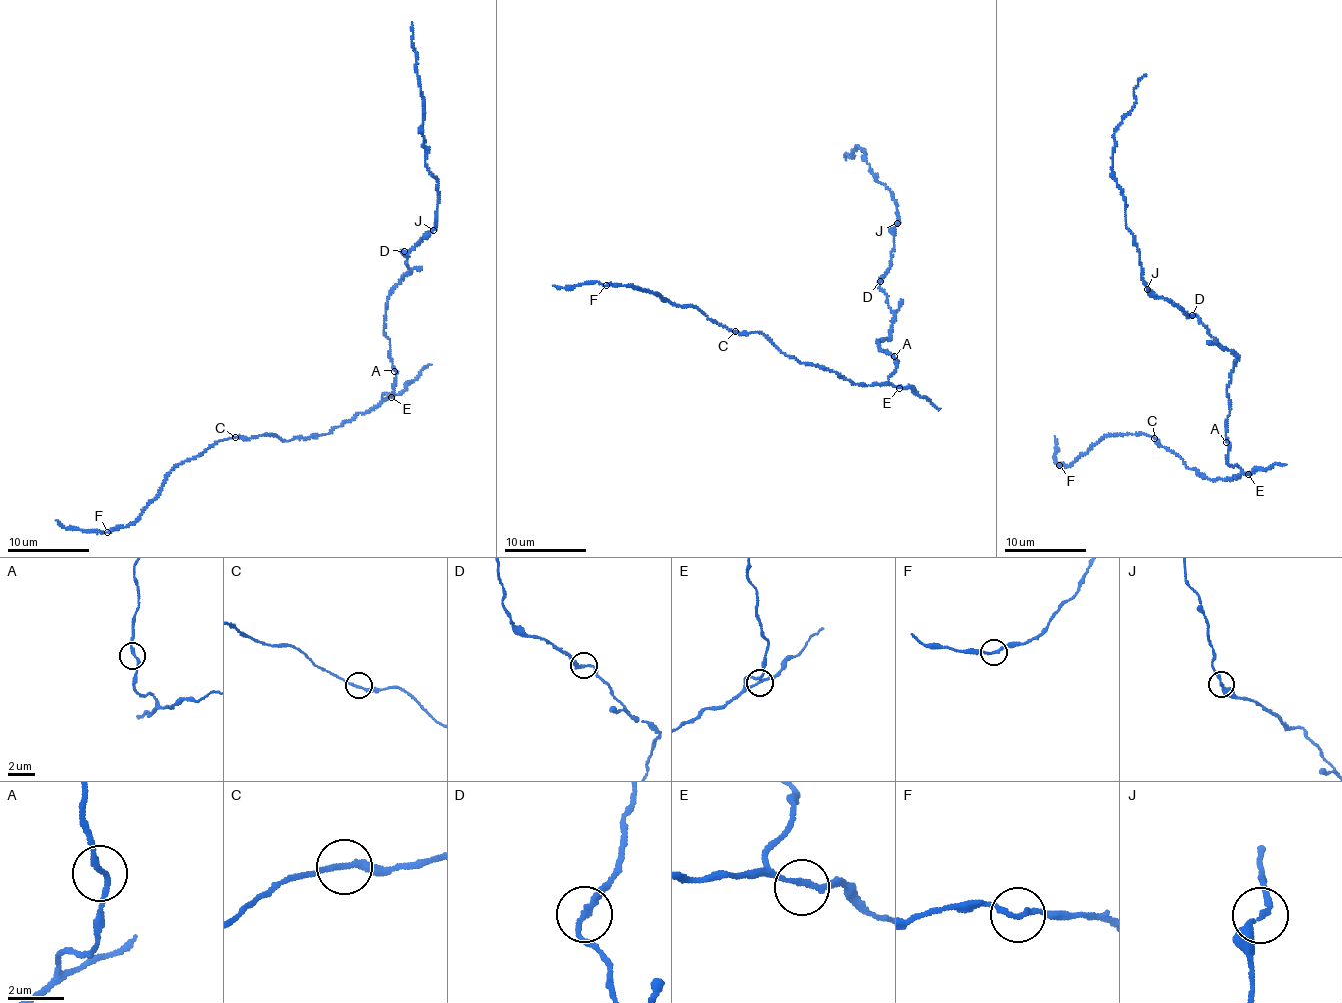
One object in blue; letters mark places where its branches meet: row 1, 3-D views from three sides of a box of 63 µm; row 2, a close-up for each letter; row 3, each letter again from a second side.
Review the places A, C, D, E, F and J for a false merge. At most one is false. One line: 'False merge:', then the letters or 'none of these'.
False merge: none of these

